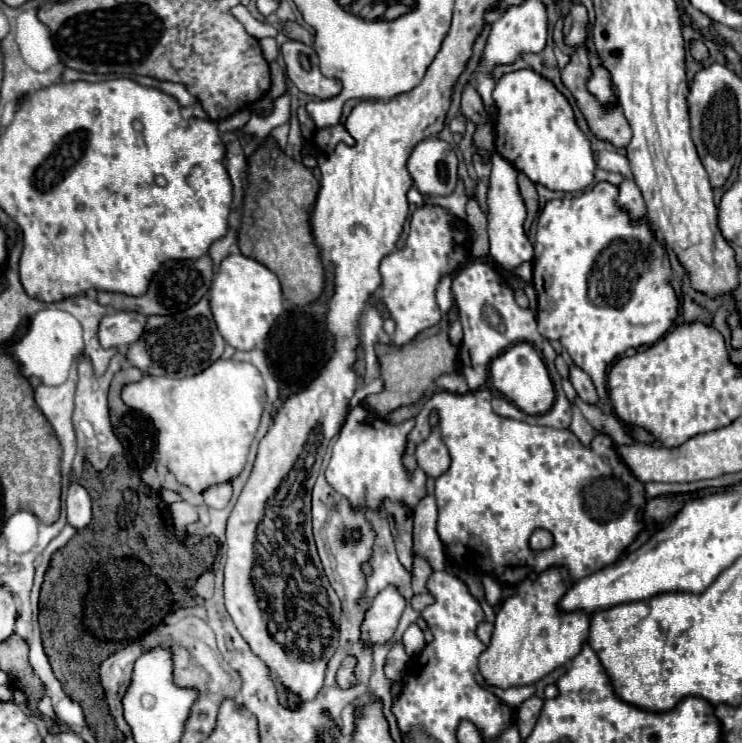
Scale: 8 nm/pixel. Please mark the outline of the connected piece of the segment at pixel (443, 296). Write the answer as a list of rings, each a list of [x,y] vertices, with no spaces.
[[[443,276],[437,286],[437,304],[443,314],[449,314],[453,310],[453,296],[451,296],[451,278]]]

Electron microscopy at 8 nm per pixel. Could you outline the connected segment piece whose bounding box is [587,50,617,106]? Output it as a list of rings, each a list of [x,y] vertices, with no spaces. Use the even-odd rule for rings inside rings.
[[[593,50],[593,56],[591,56],[591,68],[593,68],[593,74],[587,82],[587,88],[593,96],[597,96],[597,100],[605,106],[613,106],[617,102],[617,96],[613,92],[613,84],[611,84],[611,76],[609,72],[603,68],[601,64],[601,58],[599,54]]]

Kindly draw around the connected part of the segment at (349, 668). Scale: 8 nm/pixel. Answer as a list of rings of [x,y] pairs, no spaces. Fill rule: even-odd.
[[[345,658],[343,660],[341,668],[337,670],[337,682],[339,682],[339,686],[347,688],[347,686],[351,686],[355,682],[355,678],[353,678],[353,666],[355,666],[355,658]]]

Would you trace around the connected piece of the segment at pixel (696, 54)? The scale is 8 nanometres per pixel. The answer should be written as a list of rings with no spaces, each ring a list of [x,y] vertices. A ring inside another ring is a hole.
[[[693,40],[691,42],[691,56],[695,60],[699,60],[699,62],[703,62],[705,58],[709,58],[709,50],[707,50],[707,46],[705,46],[703,40]]]

